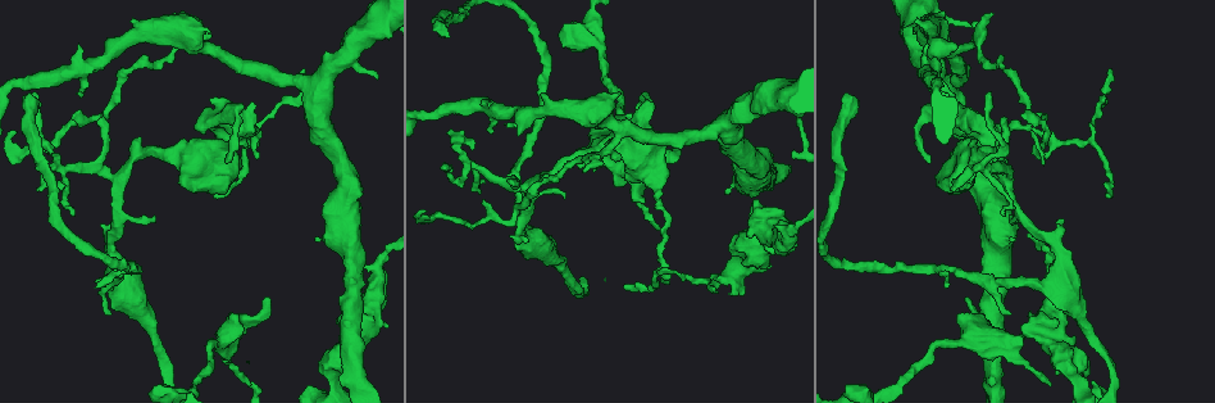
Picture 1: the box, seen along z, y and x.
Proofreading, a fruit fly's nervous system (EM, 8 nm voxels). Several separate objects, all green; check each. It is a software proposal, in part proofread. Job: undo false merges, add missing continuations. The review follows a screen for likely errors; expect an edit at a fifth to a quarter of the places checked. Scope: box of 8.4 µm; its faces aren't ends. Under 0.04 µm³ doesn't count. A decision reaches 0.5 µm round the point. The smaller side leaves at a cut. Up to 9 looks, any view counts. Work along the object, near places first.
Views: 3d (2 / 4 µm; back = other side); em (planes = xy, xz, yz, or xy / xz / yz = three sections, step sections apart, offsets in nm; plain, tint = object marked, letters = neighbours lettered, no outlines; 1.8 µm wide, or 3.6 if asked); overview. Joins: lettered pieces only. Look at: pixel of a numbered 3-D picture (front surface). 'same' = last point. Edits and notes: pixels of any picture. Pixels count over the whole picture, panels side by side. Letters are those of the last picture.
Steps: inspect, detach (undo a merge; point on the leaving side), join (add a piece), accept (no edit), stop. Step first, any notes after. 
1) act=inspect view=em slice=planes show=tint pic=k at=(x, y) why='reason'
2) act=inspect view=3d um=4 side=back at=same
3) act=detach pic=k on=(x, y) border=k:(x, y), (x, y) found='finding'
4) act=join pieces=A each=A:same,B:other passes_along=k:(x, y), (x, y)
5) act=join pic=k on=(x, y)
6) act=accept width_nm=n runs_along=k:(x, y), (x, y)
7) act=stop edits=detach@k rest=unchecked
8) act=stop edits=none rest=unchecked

act=inspect view=em slice=xy step=8 show=tint pic=1 at=(994, 137) why='four arms meet'

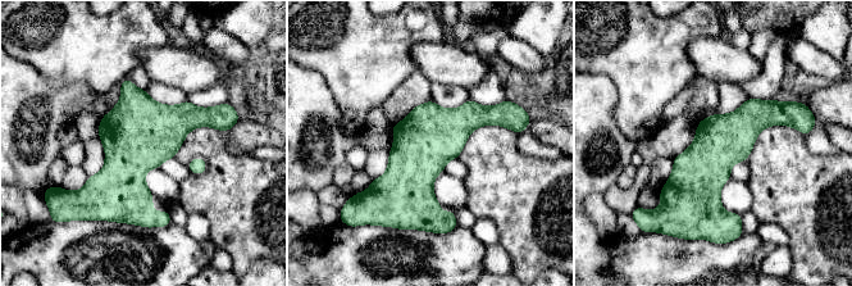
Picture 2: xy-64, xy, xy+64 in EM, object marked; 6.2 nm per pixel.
act=inspect view=em slice=planes show=letters at=same why='another direction'

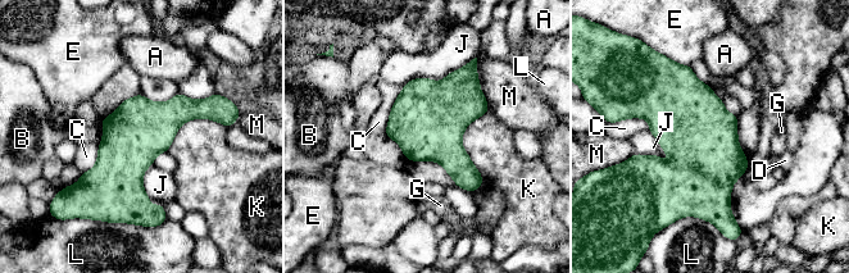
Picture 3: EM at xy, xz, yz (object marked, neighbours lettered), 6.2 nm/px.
act=accept longest_contact=K:500nm each=A:other,B:other,C:other,D:other,E:other,G:other,J:other,K:other,L:other,M:other border=3:(471, 59), (404, 85) found='one cell here'

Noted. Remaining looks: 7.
act=inspect view=3d um=4 pic=1 at=(1022, 337) why='free end'

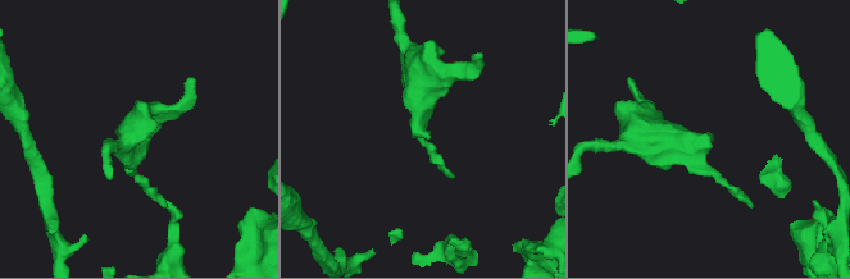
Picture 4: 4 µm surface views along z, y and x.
act=inspect view=em um=3.6 slice=xz step=16 show=tint pic=4 at=(711, 136)

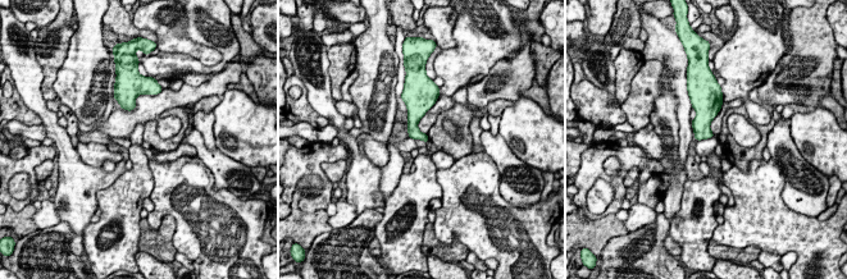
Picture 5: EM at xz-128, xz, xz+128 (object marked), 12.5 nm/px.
act=inspect view=em um=3.6 slice=planes show=letters at=same why='another direction'

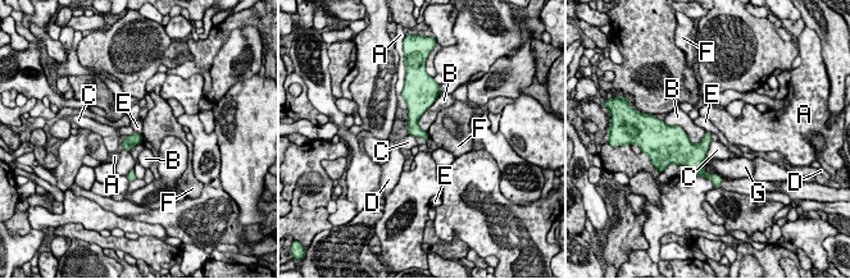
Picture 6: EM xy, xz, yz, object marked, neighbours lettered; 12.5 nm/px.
act=accept each=A:other,B:other,C:other,D:other,E:other,F:other,G:other border=6:(135, 132), (140, 135) found='no lettered piece goes on from it'

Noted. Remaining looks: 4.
act=inspect view=em slice=xz step=4 show=tint pic=1 at=(1067, 358) why='a fork'

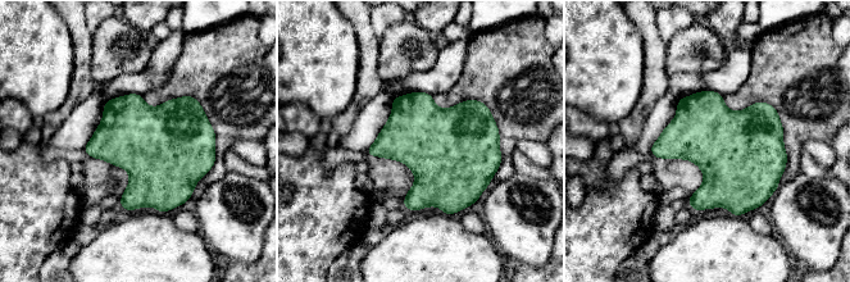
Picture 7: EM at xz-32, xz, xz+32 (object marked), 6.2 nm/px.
act=inspect view=em slice=planes show=tint at=same why='another direction'

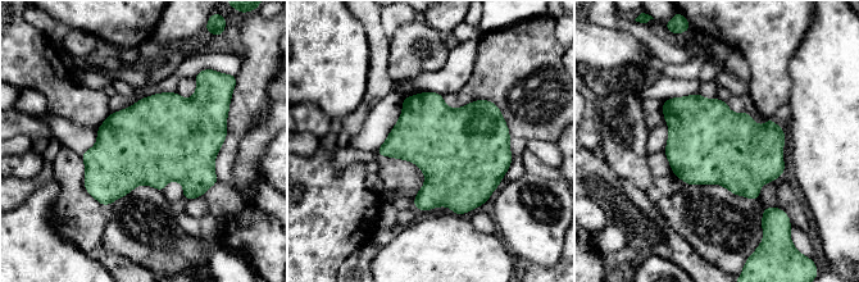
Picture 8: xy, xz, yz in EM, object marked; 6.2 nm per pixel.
act=inspect view=em slice=planes show=letters at=same

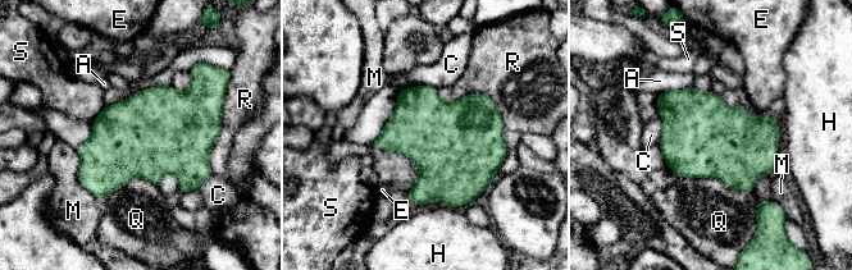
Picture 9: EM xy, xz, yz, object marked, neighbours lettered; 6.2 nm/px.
act=accept each=A:other,C:other,E:other,H:other,M:other,Q:other,R:other,S:other border=9:(682, 177), (714, 177), (752, 192) found='continuous, no second cell'

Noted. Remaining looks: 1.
act=stop edits=none rest=unchecked

